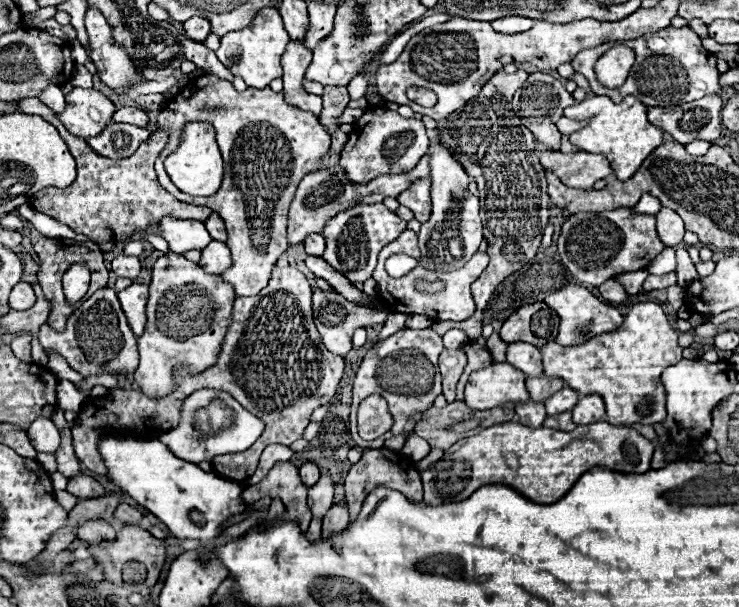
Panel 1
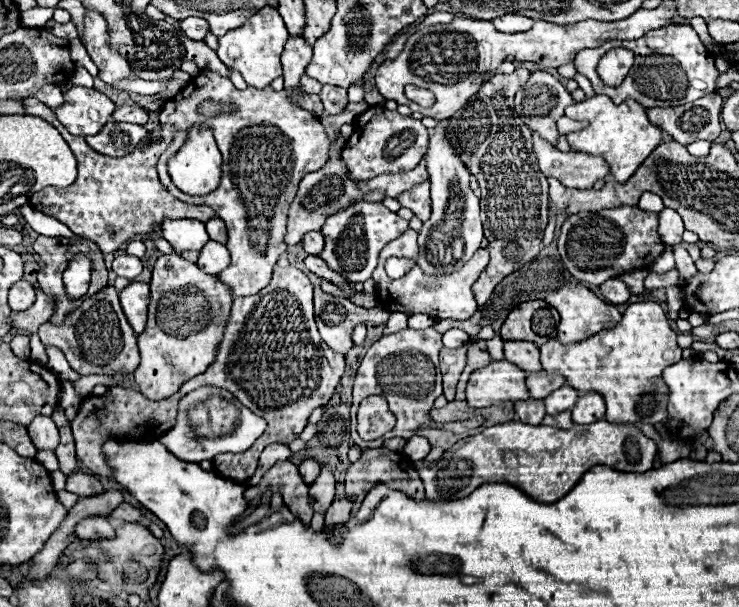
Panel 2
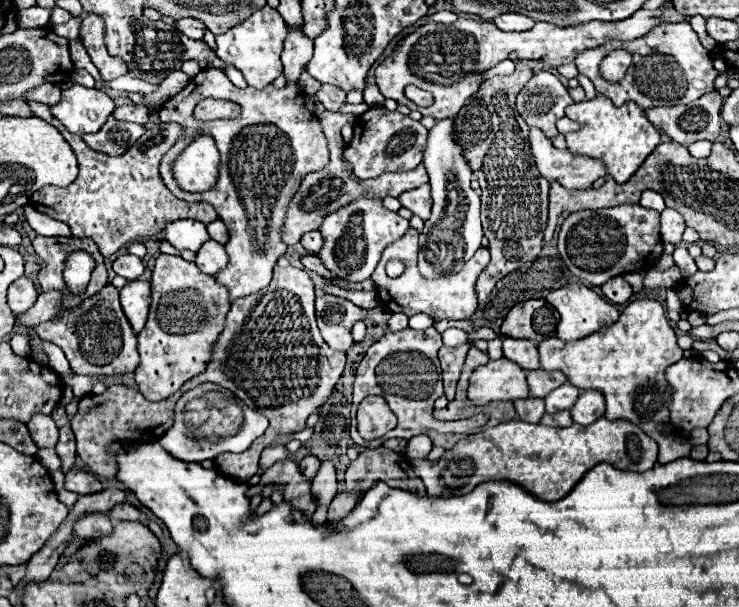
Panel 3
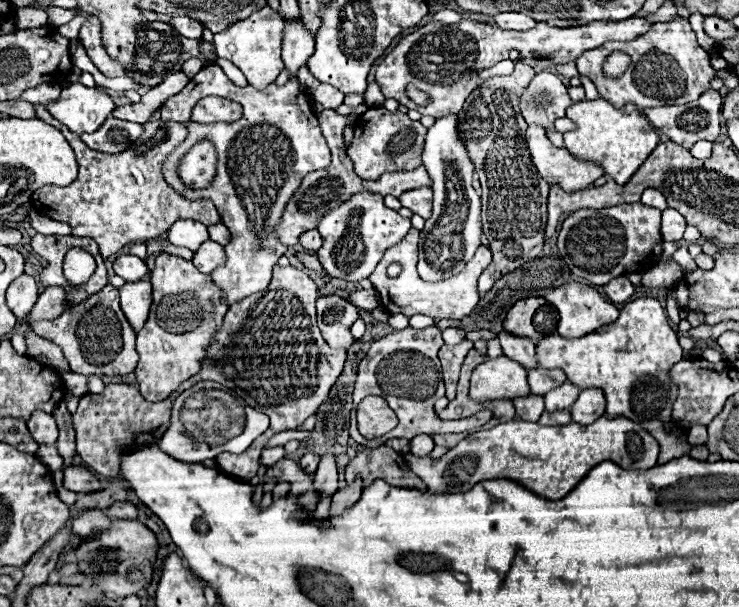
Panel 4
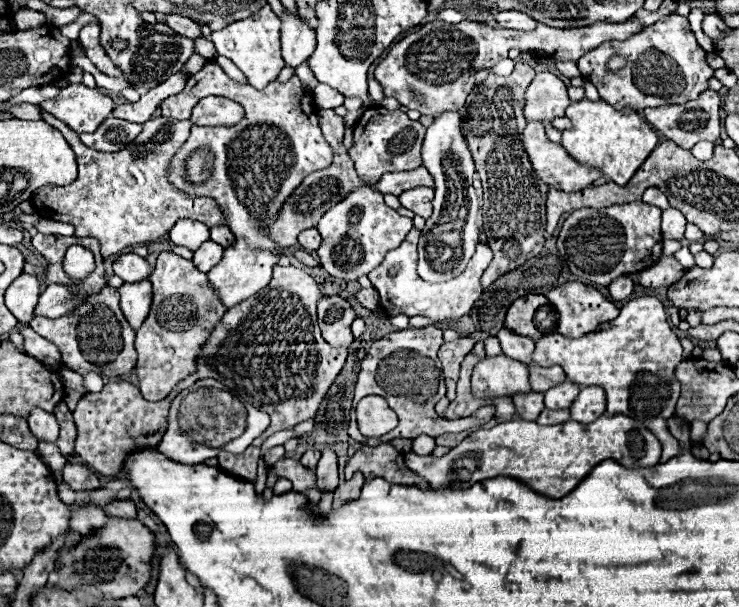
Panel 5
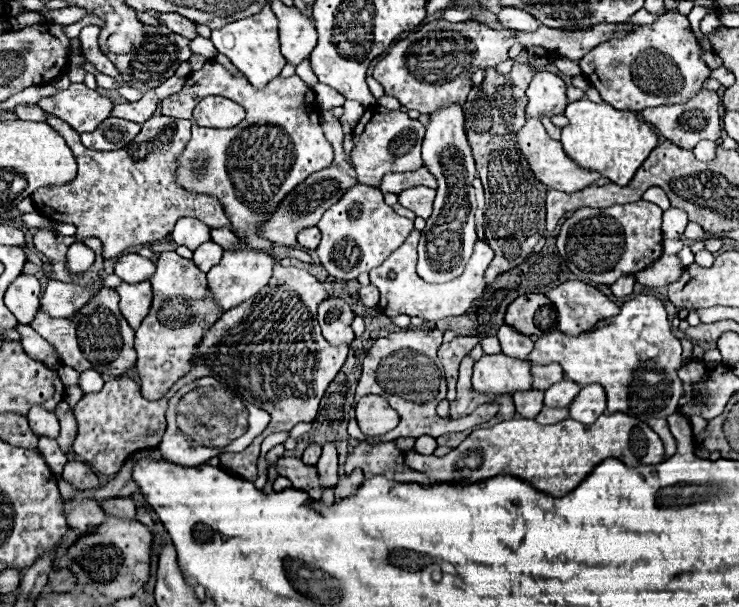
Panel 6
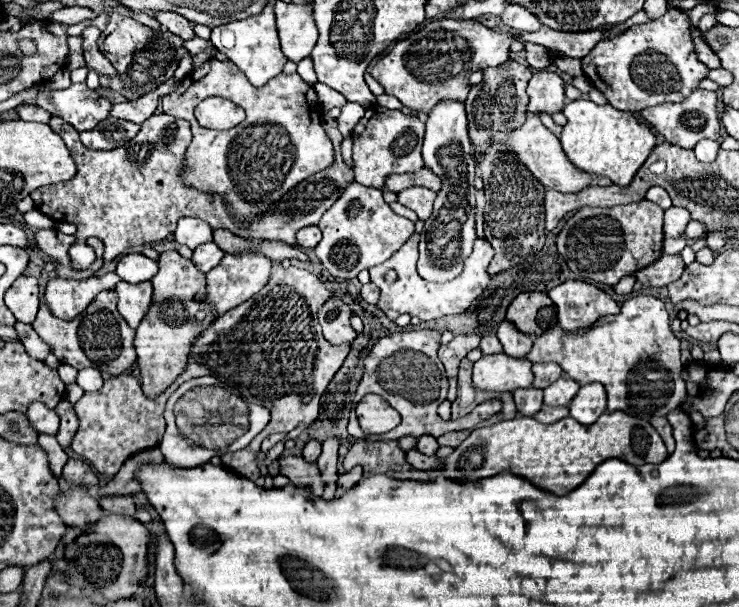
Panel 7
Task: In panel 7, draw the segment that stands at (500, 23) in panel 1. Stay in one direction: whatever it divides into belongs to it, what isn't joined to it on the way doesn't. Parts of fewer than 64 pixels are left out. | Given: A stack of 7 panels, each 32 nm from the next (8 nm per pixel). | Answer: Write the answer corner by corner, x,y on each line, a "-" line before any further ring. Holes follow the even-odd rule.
518,4
506,6
506,10
502,12
500,18
502,18
504,26
514,28
518,32
536,32
542,26
542,22
532,12
528,12
526,8
522,8

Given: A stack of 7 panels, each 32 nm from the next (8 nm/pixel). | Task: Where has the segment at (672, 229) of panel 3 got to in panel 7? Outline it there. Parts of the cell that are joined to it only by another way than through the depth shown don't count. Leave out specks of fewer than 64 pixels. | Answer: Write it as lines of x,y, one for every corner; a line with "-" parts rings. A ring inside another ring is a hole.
668,208
664,212
664,236
666,238
680,238
684,234
686,224
690,222
690,214
684,208

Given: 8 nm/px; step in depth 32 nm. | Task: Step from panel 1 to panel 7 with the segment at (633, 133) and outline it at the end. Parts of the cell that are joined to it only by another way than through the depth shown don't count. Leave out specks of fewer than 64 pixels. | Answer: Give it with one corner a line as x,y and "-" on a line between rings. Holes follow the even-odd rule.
588,98
566,104
564,116
568,124
562,128
562,148
572,164
590,174
610,178
618,186
628,186
656,146
656,134
636,118
634,112
616,110
610,104
594,104

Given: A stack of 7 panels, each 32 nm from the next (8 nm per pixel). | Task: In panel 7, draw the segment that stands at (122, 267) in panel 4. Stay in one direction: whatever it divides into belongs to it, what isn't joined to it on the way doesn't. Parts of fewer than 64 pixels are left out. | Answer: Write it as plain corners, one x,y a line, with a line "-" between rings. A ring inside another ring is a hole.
128,254
122,256
116,264
116,274
130,284
140,284
146,280
152,280
152,276
158,272
156,260
146,258
142,254

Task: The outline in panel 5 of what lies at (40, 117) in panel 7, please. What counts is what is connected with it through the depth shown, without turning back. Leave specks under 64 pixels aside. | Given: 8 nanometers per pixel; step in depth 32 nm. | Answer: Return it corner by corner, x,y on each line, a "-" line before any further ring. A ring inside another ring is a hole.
26,102
16,104
16,106
8,106
8,108
4,108
4,112
12,114
20,120
42,120
40,112
38,112
38,106
32,106
32,104
26,104

